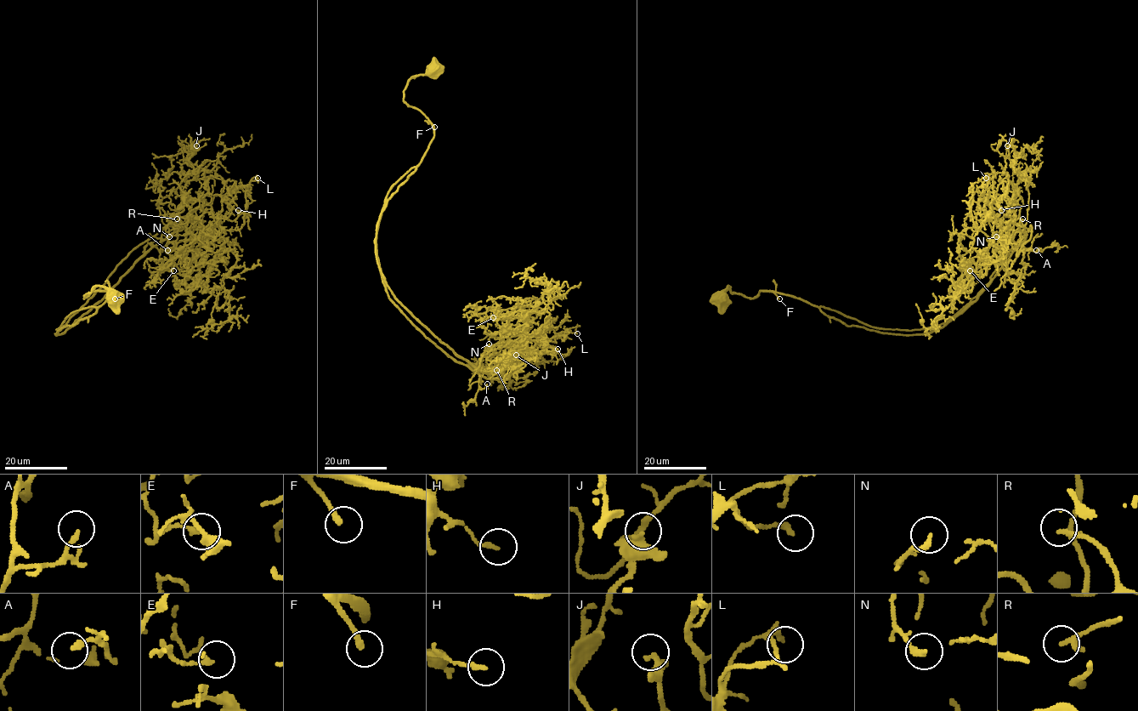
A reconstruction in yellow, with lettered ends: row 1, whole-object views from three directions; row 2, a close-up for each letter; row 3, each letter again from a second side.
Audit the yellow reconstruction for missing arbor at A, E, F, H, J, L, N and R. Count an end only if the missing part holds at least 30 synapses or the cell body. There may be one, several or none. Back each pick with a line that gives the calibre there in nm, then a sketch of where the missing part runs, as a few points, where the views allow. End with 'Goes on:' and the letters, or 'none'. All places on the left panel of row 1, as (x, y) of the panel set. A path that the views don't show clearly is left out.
R: calibre 280 nm; course (177, 218), (179, 212), (190, 204), (196, 207), (220, 212), (234, 205), (219, 202), (217, 207)
Goes on: R

